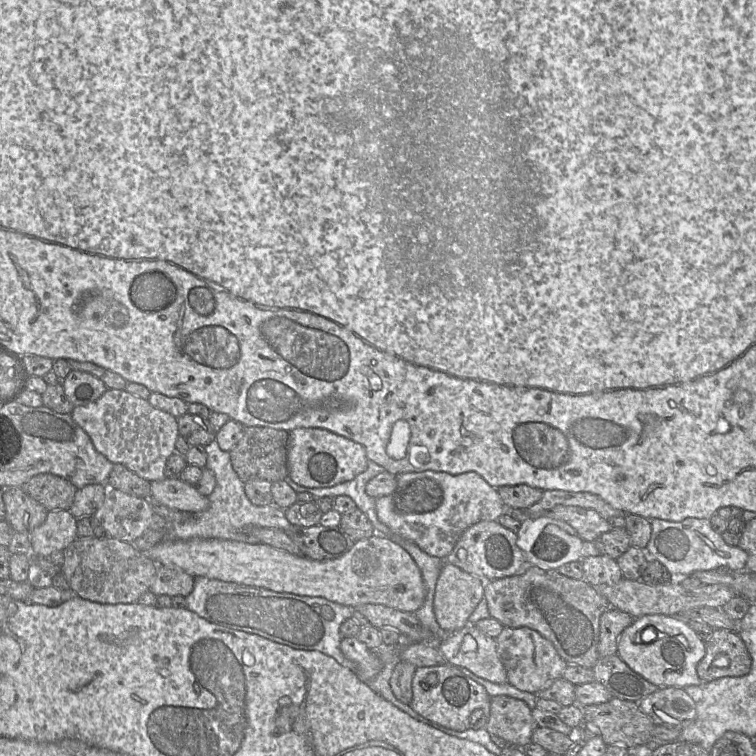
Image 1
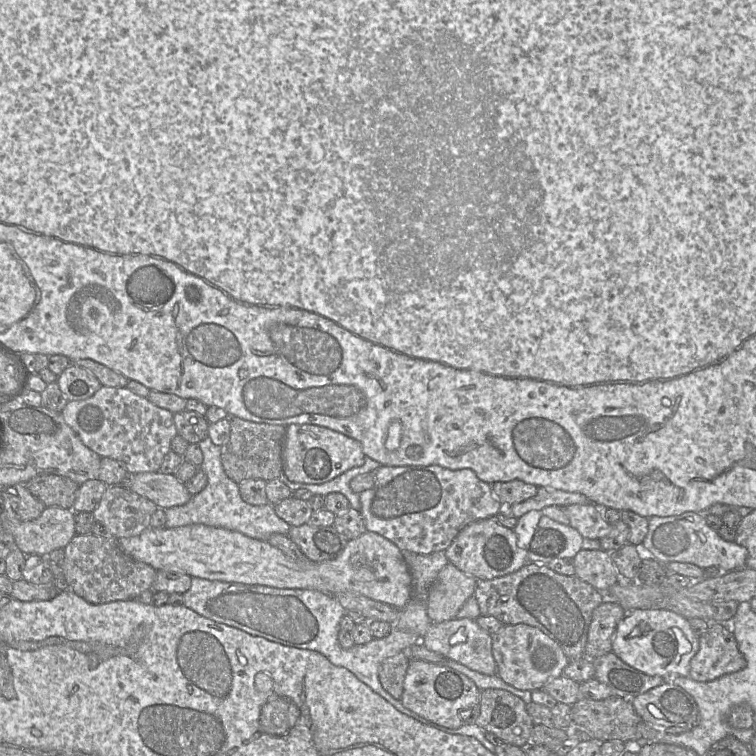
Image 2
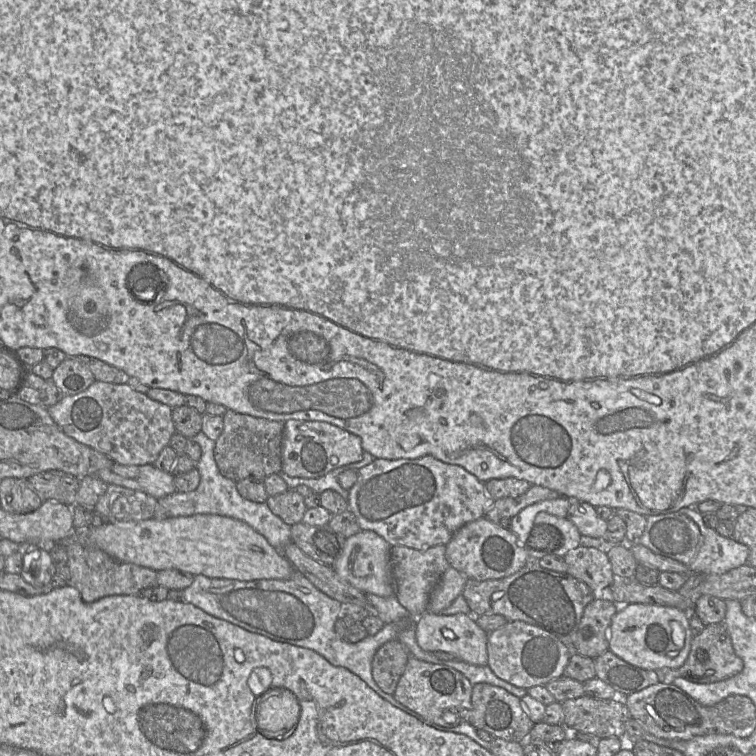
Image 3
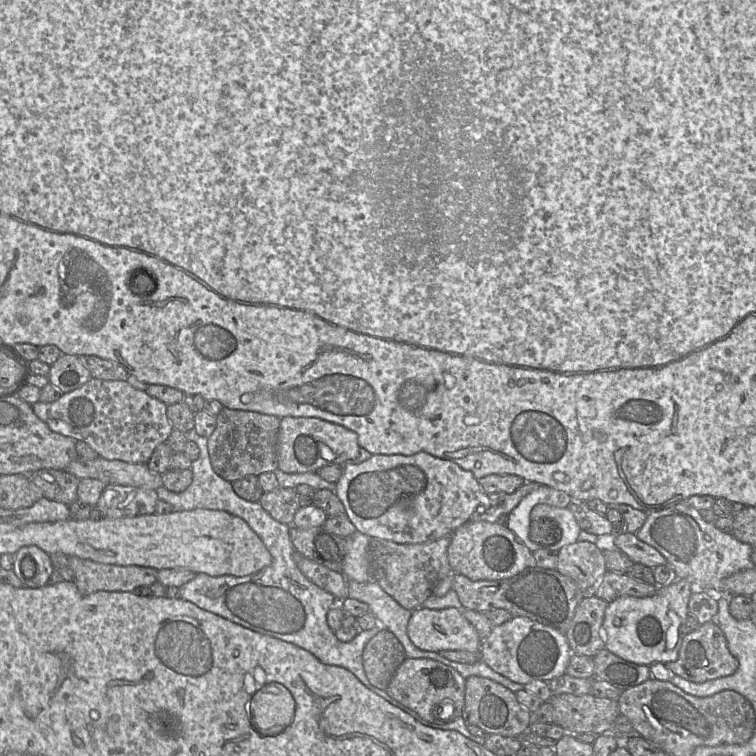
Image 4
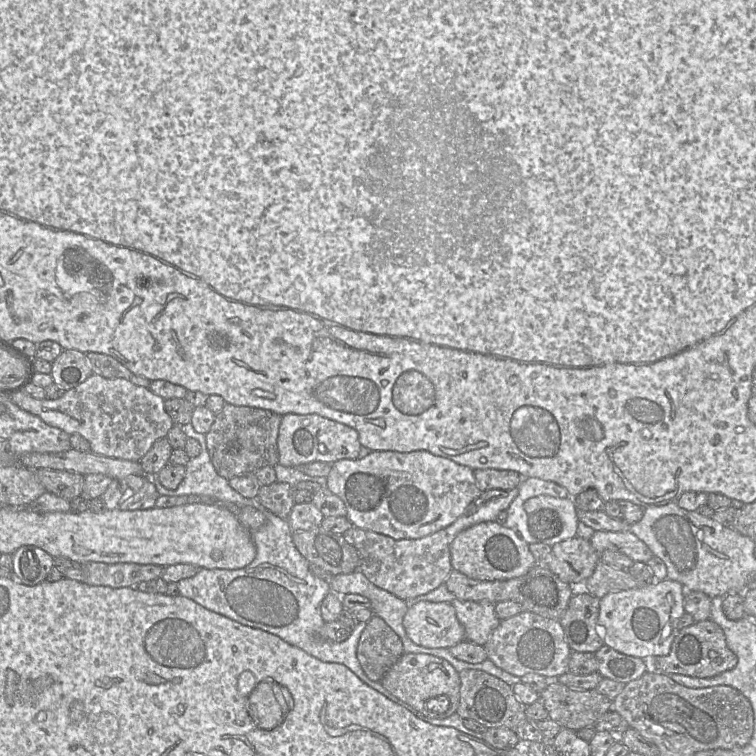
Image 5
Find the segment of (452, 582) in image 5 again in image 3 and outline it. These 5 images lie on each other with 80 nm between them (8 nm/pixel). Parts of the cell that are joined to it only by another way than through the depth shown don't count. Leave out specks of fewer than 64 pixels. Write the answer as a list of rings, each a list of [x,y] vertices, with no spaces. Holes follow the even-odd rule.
[[[530,561],[505,578],[485,581],[467,579],[462,592],[474,617],[498,614],[508,622],[524,621],[546,630],[571,650],[584,609],[597,594],[569,574],[545,569],[535,561]]]

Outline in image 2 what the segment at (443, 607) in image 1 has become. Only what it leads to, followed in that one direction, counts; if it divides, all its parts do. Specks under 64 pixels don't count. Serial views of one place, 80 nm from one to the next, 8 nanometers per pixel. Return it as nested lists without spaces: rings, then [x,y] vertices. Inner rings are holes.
[[[448,562],[428,591],[426,608],[432,623],[456,619],[465,603],[473,597],[477,579]]]

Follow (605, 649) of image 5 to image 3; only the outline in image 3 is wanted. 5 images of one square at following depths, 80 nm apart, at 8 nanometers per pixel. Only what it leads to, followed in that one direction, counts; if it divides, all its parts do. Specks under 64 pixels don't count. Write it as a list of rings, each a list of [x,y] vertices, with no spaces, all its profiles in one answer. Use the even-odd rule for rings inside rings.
[[[607,650],[594,659],[596,677],[609,684],[618,698],[659,683],[656,671],[633,666]]]

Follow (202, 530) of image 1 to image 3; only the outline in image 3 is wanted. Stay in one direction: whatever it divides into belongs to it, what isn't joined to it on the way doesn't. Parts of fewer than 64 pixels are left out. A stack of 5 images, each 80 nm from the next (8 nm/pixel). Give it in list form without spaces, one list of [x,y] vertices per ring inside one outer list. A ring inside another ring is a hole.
[[[200,431],[197,435],[195,435],[193,439],[189,440],[194,440],[195,442],[197,442],[202,450],[201,458],[195,465],[195,468],[200,473],[200,483],[198,487],[191,492],[176,491],[173,494],[158,499],[158,503],[168,510],[170,517],[191,516],[195,514],[215,514],[215,515],[228,516],[237,520],[241,520],[247,523],[248,525],[250,525],[255,531],[260,533],[268,541],[268,543],[272,545],[275,549],[282,552],[283,548],[288,543],[292,542],[291,531],[290,531],[291,526],[286,524],[278,516],[274,515],[269,509],[266,502],[256,503],[243,498],[238,493],[238,490],[236,488],[236,482],[224,477],[220,473],[214,457],[215,441],[208,438],[202,431]]]

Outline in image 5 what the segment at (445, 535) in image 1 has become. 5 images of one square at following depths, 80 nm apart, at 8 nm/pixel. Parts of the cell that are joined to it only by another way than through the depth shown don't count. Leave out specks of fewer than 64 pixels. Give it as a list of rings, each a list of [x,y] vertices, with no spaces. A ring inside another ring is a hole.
[[[425,450],[412,452],[397,451],[371,451],[370,454],[361,459],[342,459],[331,464],[331,470],[326,477],[326,487],[335,495],[340,497],[347,509],[347,518],[357,528],[384,534],[396,540],[399,539],[419,539],[431,535],[439,530],[446,528],[462,516],[468,506],[482,493],[476,485],[473,470],[468,466],[460,465],[454,461],[433,455]]]

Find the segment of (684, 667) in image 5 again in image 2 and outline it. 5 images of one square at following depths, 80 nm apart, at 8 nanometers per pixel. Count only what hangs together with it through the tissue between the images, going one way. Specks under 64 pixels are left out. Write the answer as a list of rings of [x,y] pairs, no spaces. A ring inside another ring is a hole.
[[[711,623],[706,633],[699,637],[699,650],[690,661],[689,677],[699,682],[712,681],[726,674],[740,671],[746,665],[746,659],[738,649],[730,625]]]

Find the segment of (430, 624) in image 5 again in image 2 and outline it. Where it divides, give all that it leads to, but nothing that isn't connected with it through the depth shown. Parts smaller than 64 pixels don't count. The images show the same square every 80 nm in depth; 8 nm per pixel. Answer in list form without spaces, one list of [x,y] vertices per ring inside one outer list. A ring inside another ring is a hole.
[[[460,618],[432,623],[420,643],[428,650],[459,662],[471,670],[486,675],[497,673],[497,665],[492,653],[492,636],[480,628],[473,619]]]

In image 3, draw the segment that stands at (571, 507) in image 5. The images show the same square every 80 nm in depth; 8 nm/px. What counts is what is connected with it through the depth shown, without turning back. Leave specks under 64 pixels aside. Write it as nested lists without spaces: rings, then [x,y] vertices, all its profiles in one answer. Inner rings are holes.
[[[539,512],[533,523],[526,548],[531,561],[537,561],[545,555],[564,555],[580,546],[580,532],[568,519],[560,518],[547,512]]]

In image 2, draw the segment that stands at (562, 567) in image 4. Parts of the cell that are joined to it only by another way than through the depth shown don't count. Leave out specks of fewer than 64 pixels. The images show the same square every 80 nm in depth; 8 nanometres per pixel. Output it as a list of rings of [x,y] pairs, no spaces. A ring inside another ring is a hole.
[[[581,549],[572,559],[575,576],[600,592],[606,592],[620,581],[620,575],[610,553]]]

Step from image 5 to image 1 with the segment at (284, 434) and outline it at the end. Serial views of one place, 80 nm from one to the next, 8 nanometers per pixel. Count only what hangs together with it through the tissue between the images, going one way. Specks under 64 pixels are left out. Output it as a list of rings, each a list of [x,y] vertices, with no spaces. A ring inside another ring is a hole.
[[[296,428],[289,431],[288,476],[298,485],[310,488],[332,487],[351,481],[367,469],[363,445],[322,428]]]

